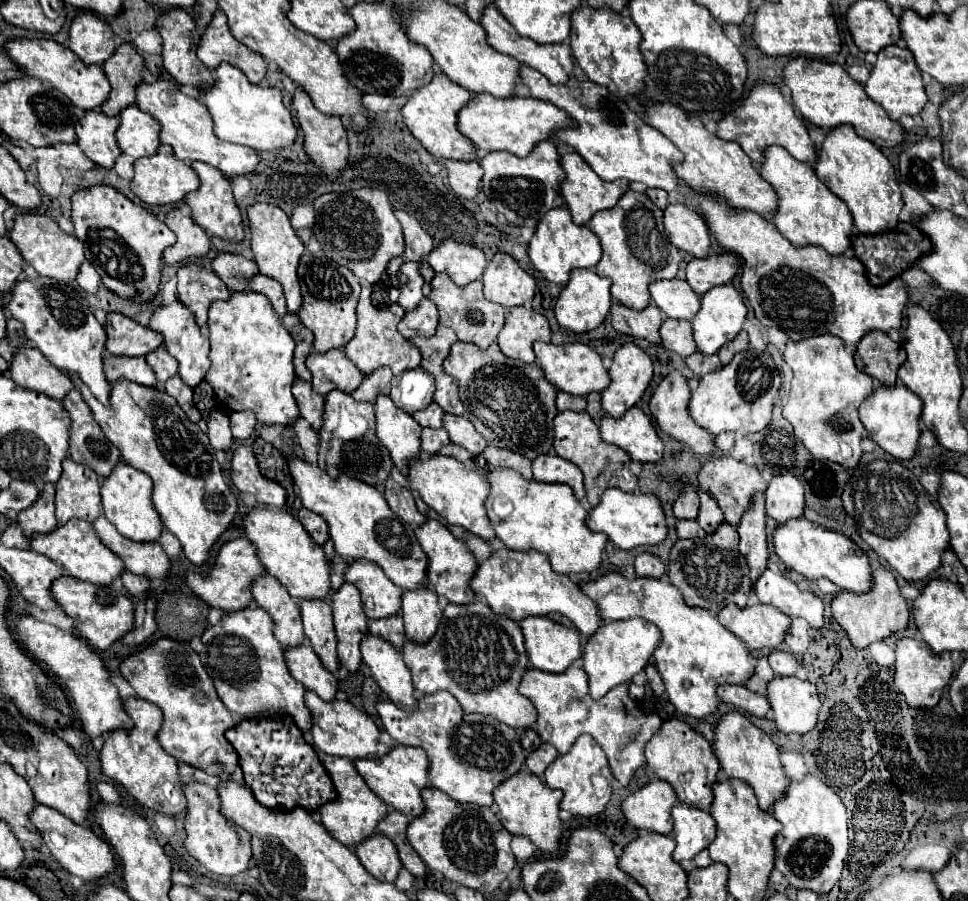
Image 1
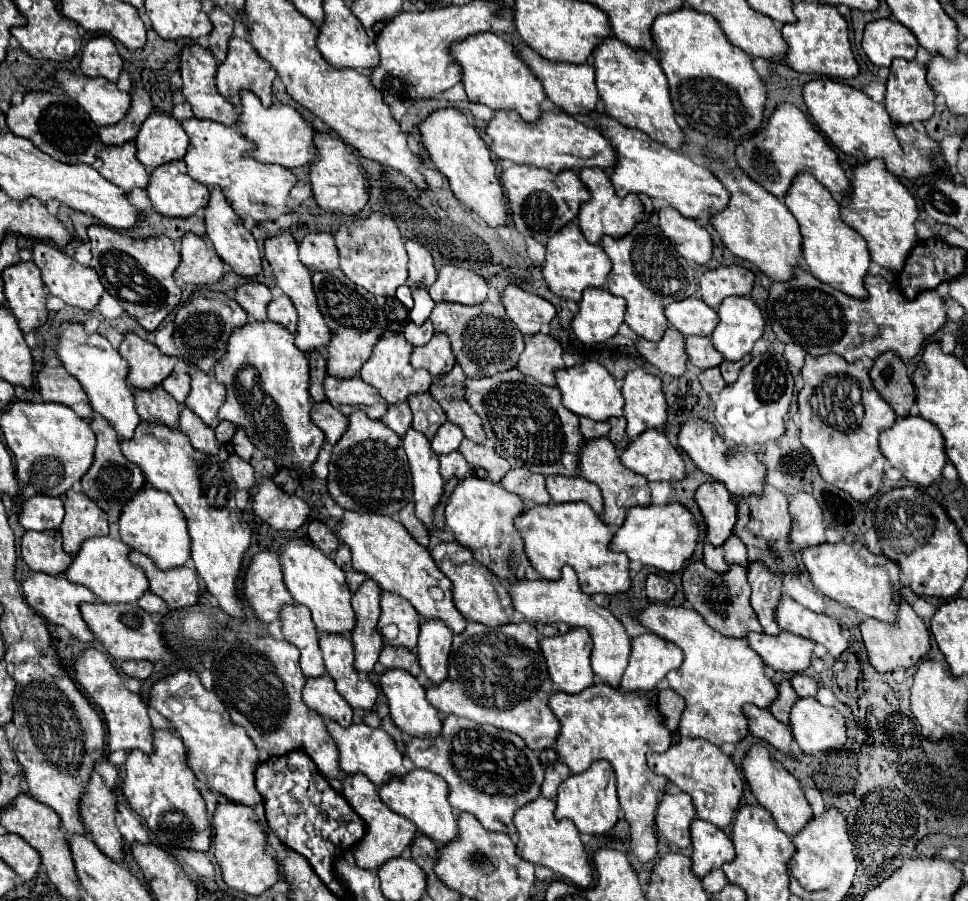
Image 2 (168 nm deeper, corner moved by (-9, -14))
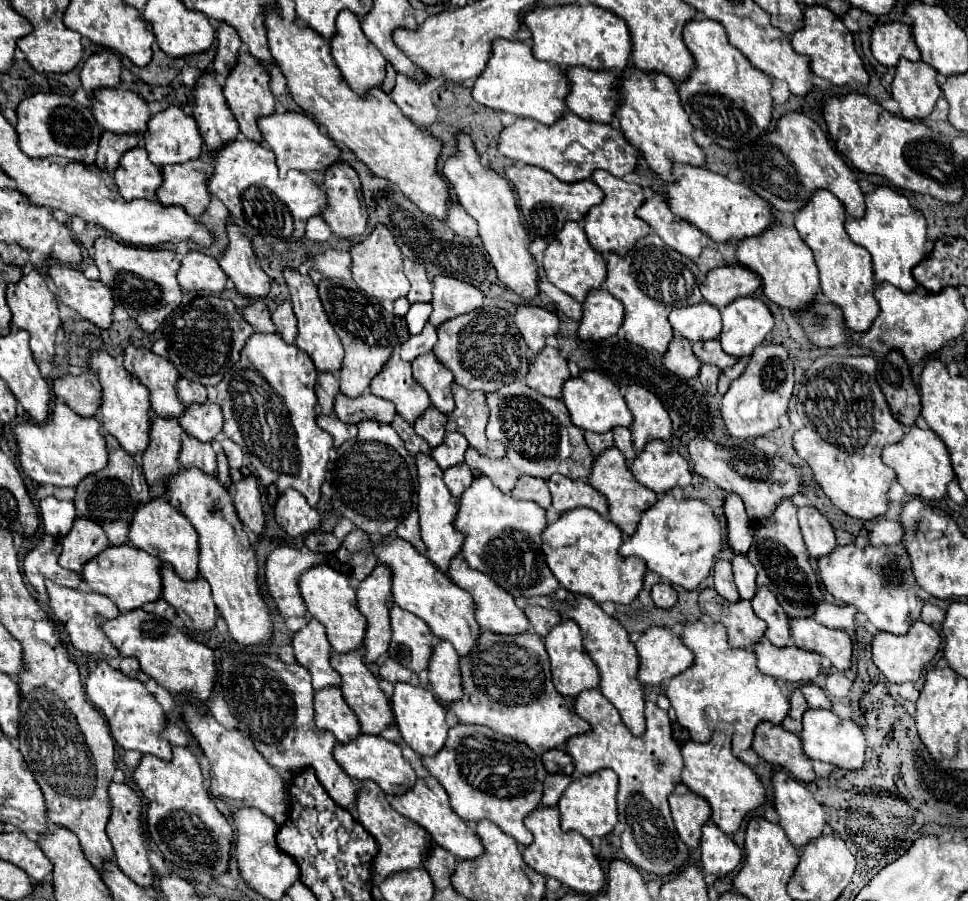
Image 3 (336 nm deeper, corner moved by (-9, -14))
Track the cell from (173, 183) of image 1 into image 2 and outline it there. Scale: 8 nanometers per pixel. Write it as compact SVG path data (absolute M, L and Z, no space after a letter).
M183 160L155 168L147 186L147 194L153 208L169 218L193 216L209 202L207 186L187 176L187 166Z

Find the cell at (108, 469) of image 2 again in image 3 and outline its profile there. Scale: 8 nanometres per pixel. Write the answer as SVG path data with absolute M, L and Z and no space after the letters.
M103 434L103 436L107 442L109 462L103 470L79 482L75 508L77 508L77 516L87 516L95 520L97 524L101 524L111 544L123 544L127 542L127 532L135 516L135 510L139 508L139 504L145 504L149 500L149 486L147 486L147 480L143 476L143 468L139 466L139 462L129 452L125 452L111 434Z

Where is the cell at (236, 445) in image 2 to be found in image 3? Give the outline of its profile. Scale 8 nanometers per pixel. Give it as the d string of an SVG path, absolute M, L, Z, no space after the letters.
M219 438L219 442L221 442L221 448L223 448L223 450L225 450L225 454L227 454L229 466L231 466L231 468L235 468L235 470L241 470L243 460L245 460L243 450L241 450L233 440L229 440L229 438Z

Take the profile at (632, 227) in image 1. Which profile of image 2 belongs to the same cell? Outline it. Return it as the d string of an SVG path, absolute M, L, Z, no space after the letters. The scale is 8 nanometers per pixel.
M649 222L637 224L631 234L619 240L605 236L601 240L601 246L613 262L613 270L607 278L607 290L615 296L625 298L627 302L625 324L637 336L657 342L659 338L663 338L663 332L669 326L663 314L665 306L697 294L693 266L677 252L669 252L669 240L655 224Z

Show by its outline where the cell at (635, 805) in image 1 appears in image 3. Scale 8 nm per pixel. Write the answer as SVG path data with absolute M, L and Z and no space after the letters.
M685 792L685 794L671 794L669 806L671 806L671 816L673 816L679 838L689 848L697 848L699 836L701 836L701 826L711 816L709 804L703 798L699 798L697 794Z

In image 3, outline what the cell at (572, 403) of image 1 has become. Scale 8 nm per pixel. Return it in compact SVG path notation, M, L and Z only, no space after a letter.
M583 432L585 434L585 440L591 448L591 452L595 456L599 456L605 448L611 448L613 446L613 432L603 432L603 434L597 434L597 432Z

